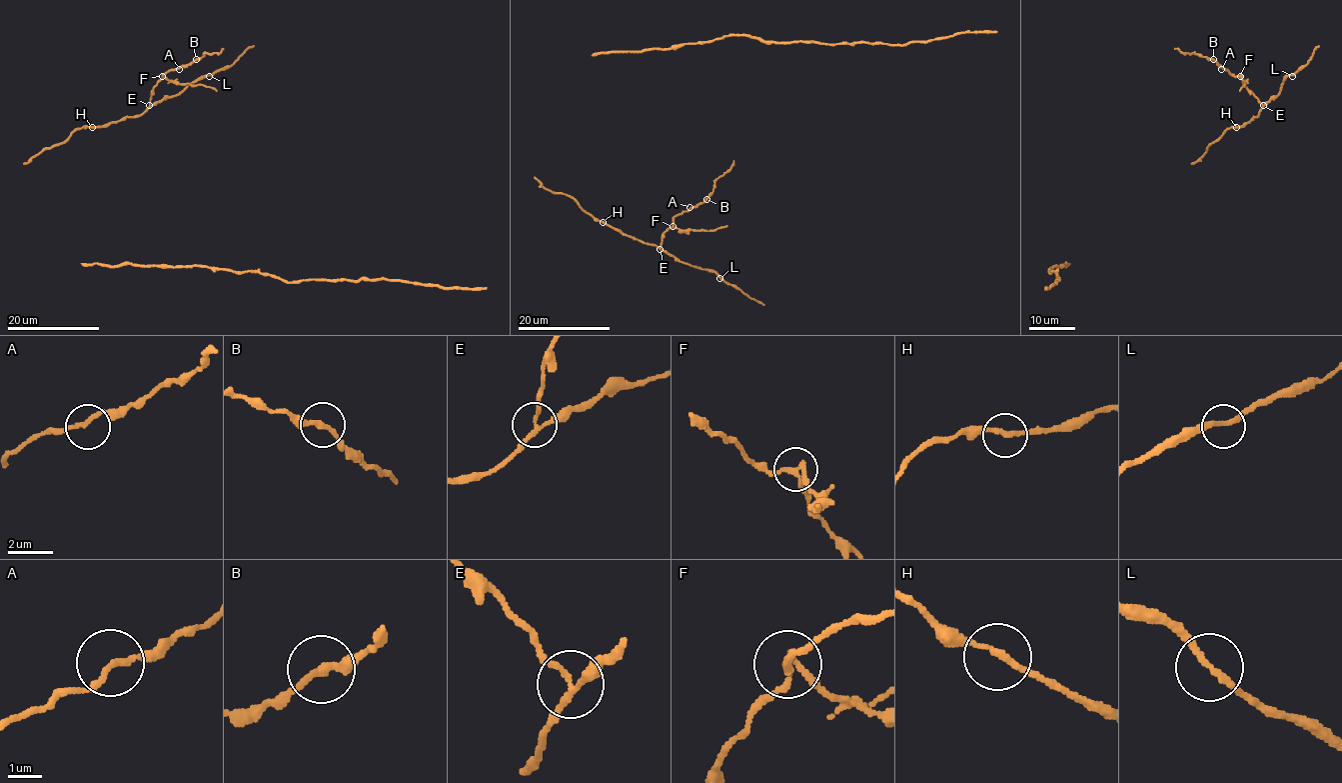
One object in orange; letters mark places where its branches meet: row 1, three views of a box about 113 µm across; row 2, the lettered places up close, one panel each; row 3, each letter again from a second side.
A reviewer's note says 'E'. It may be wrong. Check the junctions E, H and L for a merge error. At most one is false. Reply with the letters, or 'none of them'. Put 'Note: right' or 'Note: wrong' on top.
Note: right
E

